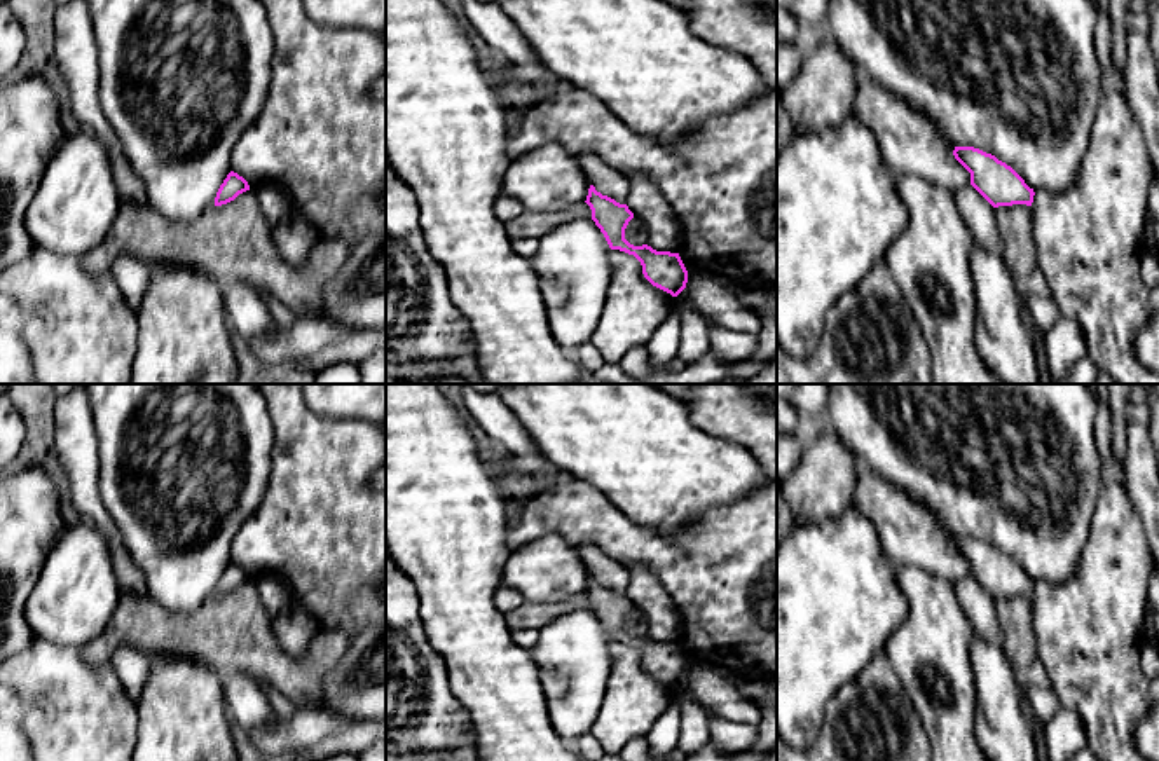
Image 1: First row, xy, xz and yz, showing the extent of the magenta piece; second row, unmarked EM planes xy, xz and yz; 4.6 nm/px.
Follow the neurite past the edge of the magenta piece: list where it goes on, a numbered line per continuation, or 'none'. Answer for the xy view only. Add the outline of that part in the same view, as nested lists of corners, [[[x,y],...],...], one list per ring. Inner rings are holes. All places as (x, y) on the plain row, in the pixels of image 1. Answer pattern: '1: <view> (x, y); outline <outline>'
none

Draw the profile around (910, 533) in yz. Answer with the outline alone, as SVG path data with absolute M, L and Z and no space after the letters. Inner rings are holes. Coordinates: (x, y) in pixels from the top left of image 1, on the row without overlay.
M857 457L854 506L873 520L892 567L916 566L951 585L970 576L970 564L955 550L955 536L922 503L888 483Z

